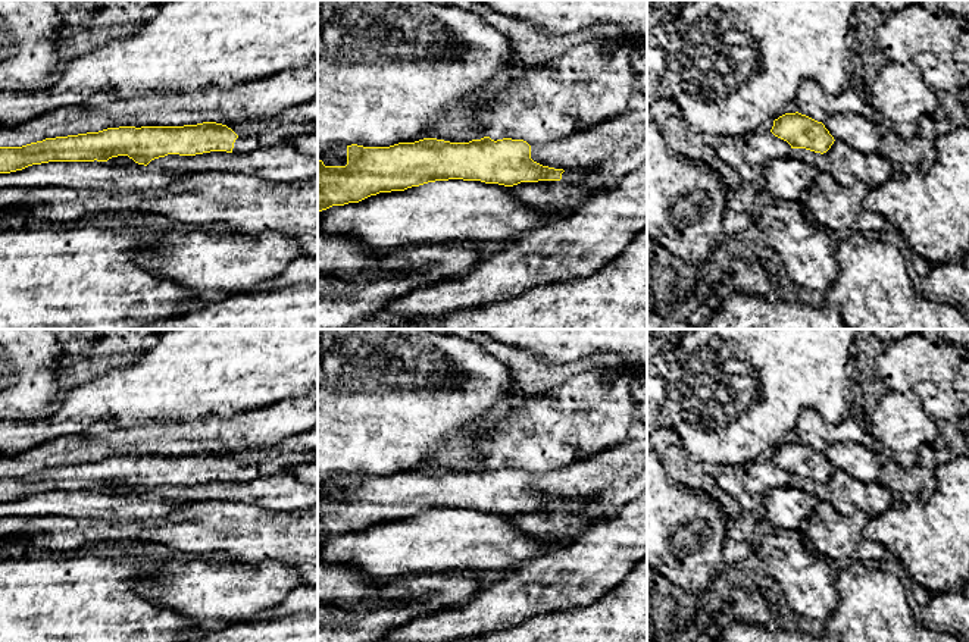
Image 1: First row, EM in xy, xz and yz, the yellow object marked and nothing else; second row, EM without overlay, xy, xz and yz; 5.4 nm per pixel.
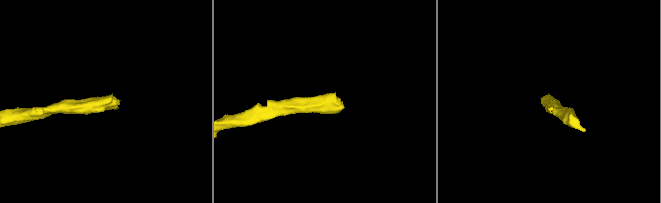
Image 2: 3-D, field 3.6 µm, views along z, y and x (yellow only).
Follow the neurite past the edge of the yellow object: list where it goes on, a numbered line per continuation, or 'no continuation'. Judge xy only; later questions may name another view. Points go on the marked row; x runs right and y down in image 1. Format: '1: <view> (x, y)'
1: xy (281, 134)

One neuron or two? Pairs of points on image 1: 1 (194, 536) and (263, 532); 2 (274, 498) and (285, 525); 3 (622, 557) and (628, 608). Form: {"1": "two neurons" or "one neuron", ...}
{"1": "one neuron", "2": "two neurons", "3": "two neurons"}

